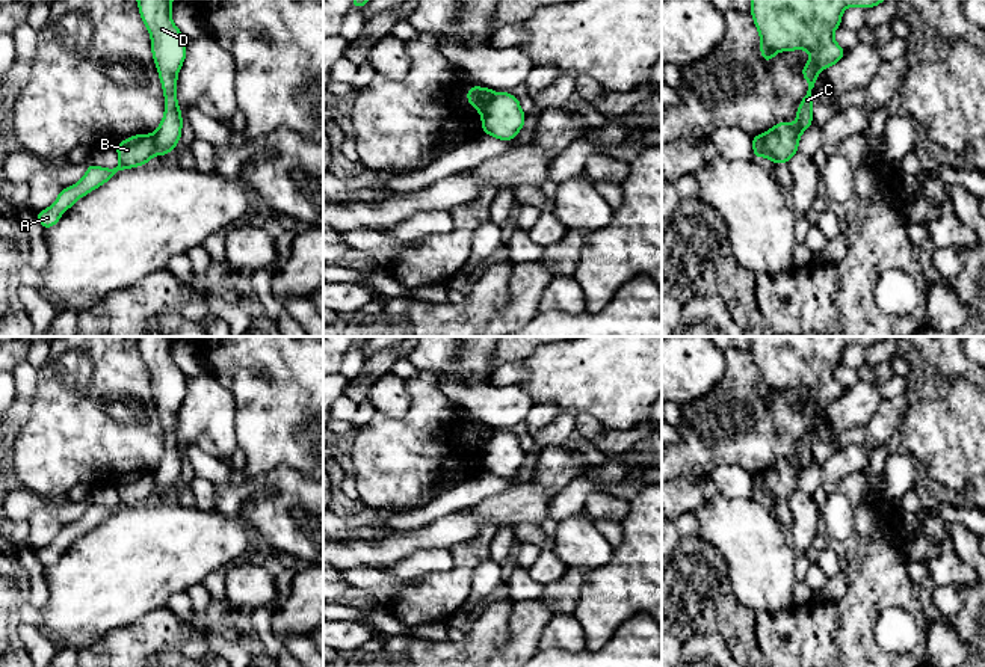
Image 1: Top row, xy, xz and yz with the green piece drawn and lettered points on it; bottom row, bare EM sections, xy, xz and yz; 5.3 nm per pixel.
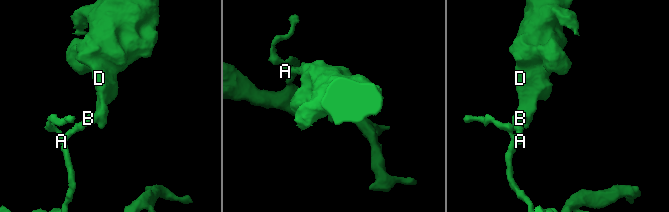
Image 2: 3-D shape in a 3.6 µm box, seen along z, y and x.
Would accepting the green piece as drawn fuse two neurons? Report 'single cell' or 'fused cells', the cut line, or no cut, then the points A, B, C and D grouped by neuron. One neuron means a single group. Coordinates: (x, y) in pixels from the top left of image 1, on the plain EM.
fused cells; cut yz (760, 473), (768, 494); groups A B / C D

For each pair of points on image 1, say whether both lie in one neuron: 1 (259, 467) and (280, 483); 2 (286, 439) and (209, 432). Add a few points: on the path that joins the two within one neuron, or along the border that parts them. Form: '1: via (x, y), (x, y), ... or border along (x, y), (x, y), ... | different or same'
1: border along (301, 474), (287, 467), (274, 467), (247, 479) | different
2: border along (234, 399), (234, 438), (237, 447) | different

